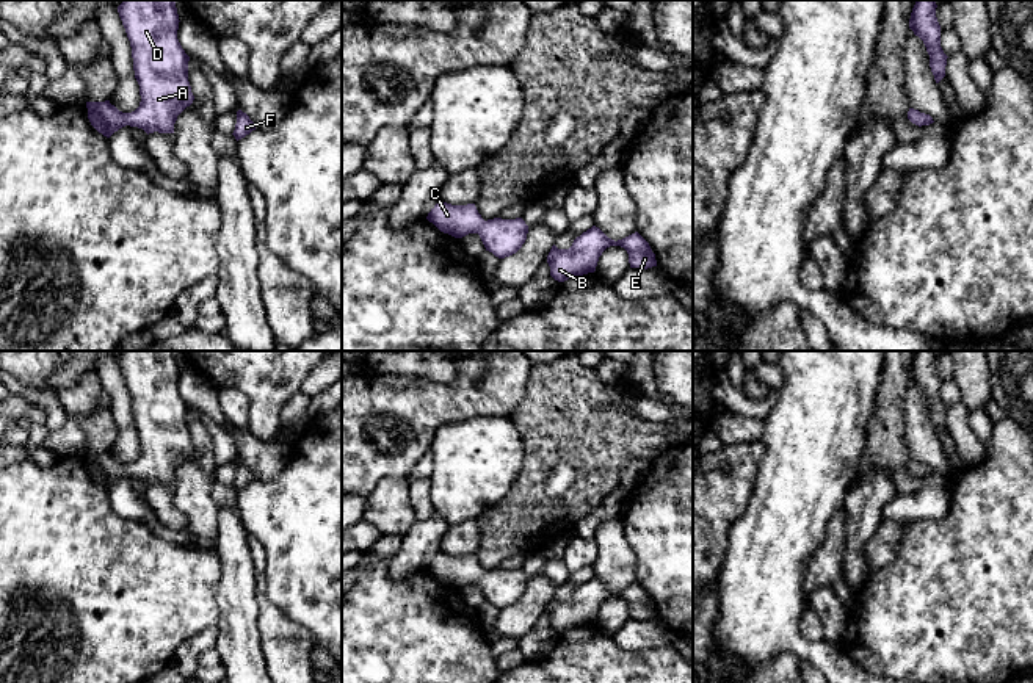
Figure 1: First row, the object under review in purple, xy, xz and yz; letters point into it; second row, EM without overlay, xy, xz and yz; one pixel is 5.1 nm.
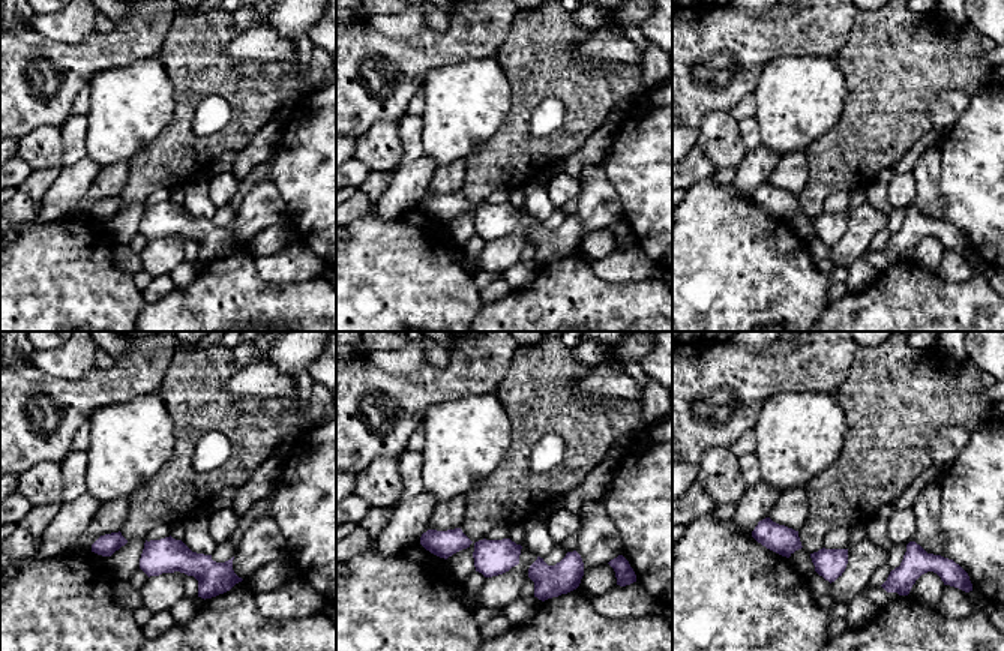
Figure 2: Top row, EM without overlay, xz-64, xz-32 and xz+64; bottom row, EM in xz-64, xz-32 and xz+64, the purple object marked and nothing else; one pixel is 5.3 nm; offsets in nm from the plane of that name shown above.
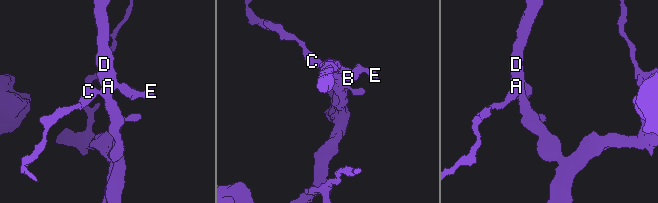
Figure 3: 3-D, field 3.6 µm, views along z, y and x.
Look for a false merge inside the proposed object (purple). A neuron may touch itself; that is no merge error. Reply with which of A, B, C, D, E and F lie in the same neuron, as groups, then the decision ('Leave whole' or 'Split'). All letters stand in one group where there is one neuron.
Groups: A B C D E F. Leave whole

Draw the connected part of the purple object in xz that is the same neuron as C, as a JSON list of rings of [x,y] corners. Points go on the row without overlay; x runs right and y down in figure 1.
[[[439,551],[431,559],[426,570],[440,583],[455,589],[478,584],[486,602],[492,603],[498,609],[516,605],[525,594],[528,584],[528,576],[522,569],[494,569],[484,572],[475,555],[451,556]]]

